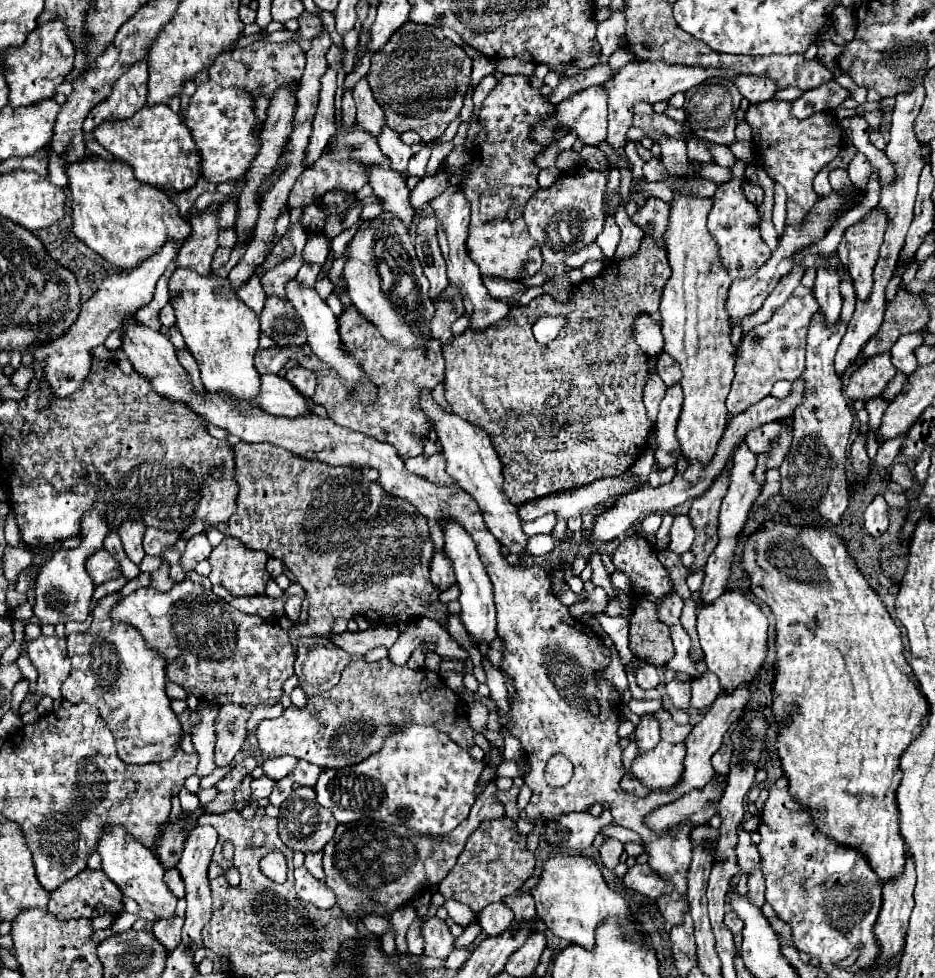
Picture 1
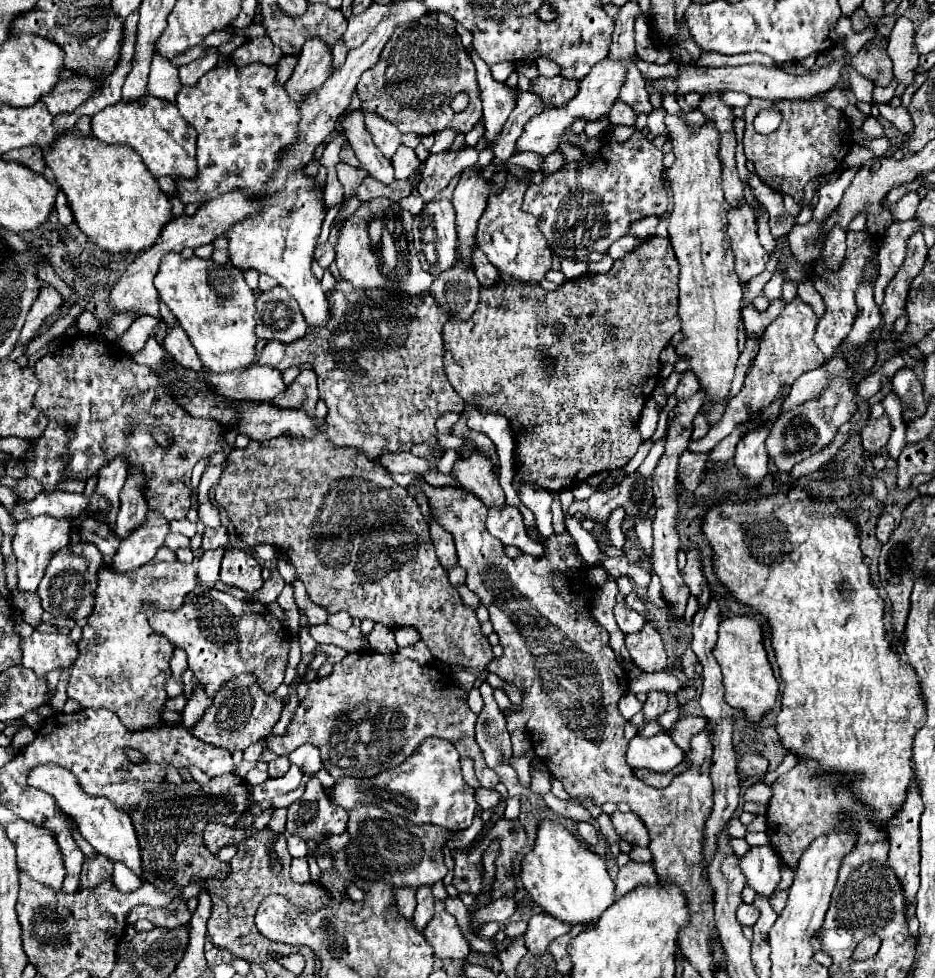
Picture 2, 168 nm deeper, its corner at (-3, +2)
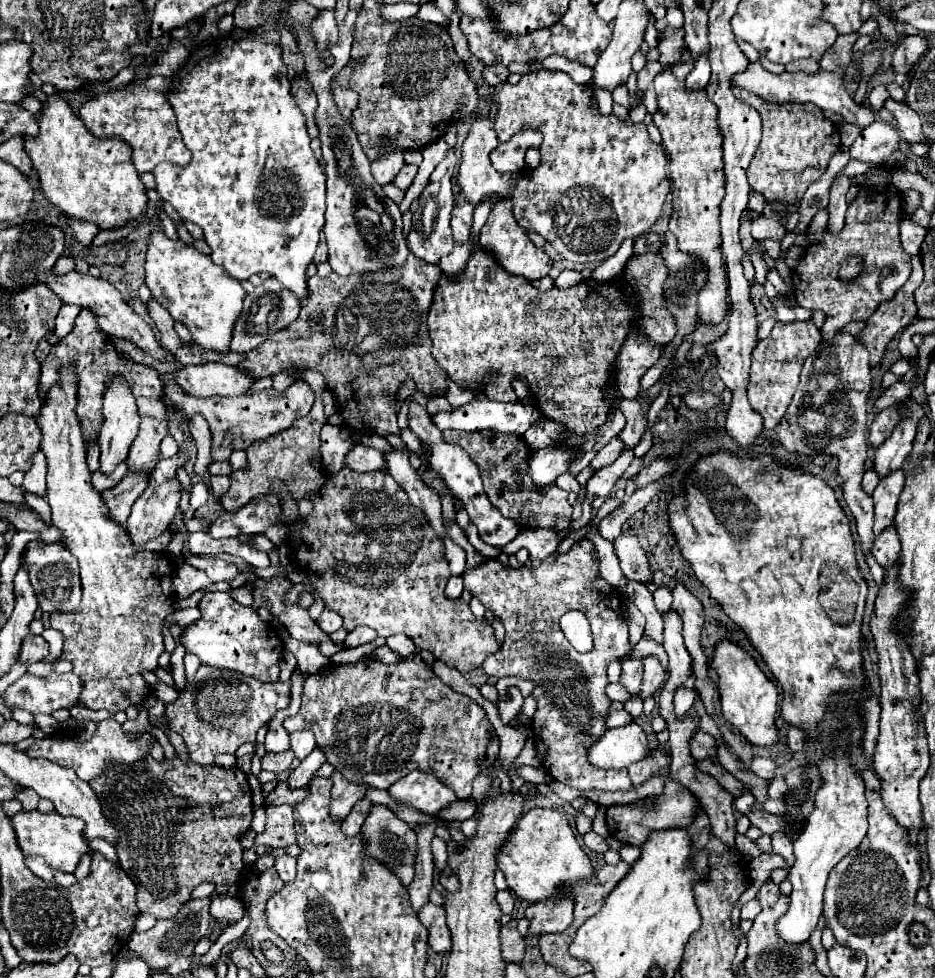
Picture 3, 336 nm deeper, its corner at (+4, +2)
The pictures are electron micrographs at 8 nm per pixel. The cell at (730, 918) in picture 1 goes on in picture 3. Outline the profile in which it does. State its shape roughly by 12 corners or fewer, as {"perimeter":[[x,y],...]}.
{"perimeter":[[756,899],[748,901],[740,919],[754,919],[760,913],[760,903]]}

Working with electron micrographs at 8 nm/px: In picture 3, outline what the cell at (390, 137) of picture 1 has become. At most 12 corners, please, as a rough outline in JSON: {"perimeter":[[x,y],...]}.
{"perimeter":[[404,165],[394,179],[402,191],[412,185],[418,165]]}

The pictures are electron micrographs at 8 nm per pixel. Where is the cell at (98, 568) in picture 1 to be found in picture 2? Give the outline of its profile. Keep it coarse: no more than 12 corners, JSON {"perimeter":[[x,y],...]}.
{"perimeter":[[149,511],[123,539],[111,569],[129,573],[151,561],[169,521]]}

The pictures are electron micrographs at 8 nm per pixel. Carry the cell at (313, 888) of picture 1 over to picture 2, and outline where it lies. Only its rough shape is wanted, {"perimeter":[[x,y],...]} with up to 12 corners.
{"perimeter":[[307,859],[291,861],[291,879],[309,883]]}

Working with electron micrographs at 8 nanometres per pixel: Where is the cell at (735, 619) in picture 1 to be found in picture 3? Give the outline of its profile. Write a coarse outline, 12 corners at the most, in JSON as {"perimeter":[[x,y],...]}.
{"perimeter":[[738,645],[714,651],[722,715],[752,745],[778,743],[778,689]]}

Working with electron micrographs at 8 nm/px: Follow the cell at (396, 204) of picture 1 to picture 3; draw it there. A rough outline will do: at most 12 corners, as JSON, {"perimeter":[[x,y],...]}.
{"perimeter":[[334,85],[334,99],[344,119],[358,105],[358,93]]}

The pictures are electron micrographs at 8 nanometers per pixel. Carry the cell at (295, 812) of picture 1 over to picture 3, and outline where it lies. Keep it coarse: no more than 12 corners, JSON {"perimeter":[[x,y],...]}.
{"perimeter":[[342,777],[332,787],[332,815],[344,821],[368,783]]}

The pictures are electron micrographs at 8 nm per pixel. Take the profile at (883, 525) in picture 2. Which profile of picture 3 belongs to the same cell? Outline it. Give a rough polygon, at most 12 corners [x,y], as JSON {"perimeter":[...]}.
{"perimeter":[[894,527],[876,537],[872,555],[884,571],[896,565],[900,539]]}

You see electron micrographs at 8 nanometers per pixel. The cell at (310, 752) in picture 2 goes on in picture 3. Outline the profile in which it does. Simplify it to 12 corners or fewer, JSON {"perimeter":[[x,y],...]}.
{"perimeter":[[310,731],[290,733],[290,745],[302,761],[314,751],[316,739]]}

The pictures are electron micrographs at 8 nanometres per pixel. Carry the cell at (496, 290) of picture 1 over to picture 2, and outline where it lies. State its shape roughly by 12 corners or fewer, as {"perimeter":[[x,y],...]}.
{"perimeter":[[479,249],[473,253],[475,275],[481,287],[501,281],[501,273]]}

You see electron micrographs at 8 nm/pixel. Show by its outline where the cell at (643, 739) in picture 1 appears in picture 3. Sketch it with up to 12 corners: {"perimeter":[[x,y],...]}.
{"perimeter":[[644,657],[640,697],[656,695],[666,679],[656,657]]}

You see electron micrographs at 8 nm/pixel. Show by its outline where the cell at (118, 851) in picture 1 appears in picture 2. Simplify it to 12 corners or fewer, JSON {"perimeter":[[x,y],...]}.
{"perimeter":[[53,763],[29,785],[53,795],[99,855],[137,877],[141,849],[131,817],[91,797]]}

